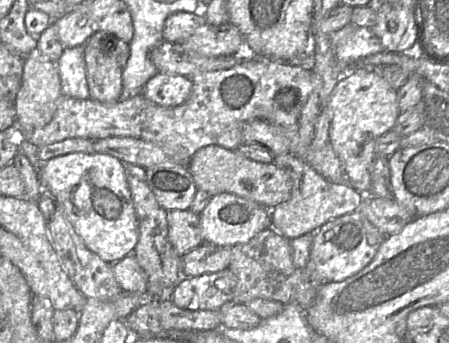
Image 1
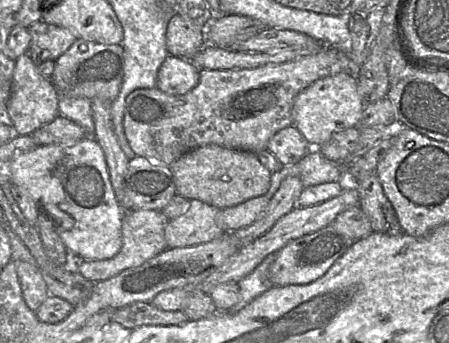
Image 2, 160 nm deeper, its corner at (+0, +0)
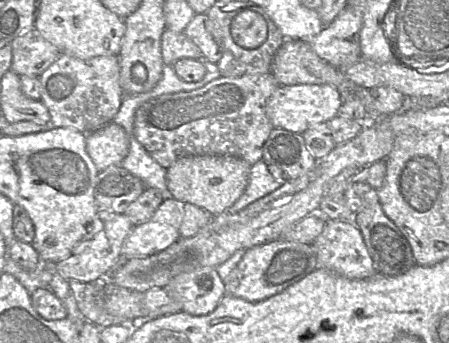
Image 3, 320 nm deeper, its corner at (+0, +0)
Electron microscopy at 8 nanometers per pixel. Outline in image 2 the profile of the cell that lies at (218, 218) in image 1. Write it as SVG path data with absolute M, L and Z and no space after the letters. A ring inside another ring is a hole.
M190 200L188 210L170 219L165 227L167 249L198 245L223 235L225 232L216 223L218 210L200 200Z

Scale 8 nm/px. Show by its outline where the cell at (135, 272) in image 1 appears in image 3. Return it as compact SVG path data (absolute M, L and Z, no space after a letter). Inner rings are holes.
M104 210L99 211L99 218L103 229L92 239L78 244L71 256L56 263L56 271L66 280L91 282L111 272L123 261L122 244L135 225L124 214Z

